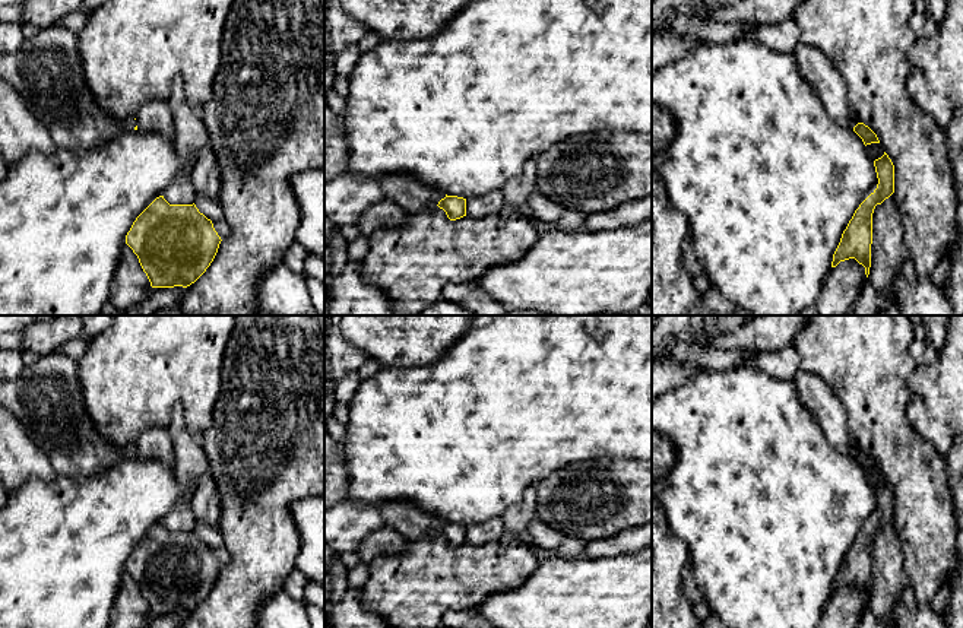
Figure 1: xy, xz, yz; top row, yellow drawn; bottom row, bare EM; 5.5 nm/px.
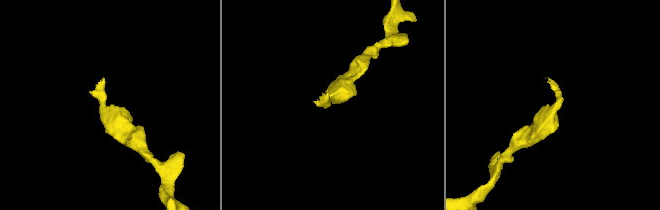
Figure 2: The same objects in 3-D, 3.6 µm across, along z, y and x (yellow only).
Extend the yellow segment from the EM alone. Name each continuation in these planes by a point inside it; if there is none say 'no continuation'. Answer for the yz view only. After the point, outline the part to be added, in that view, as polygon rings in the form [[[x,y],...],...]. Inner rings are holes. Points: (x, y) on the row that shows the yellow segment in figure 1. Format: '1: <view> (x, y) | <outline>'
no continuation

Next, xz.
1: xz (409, 193) | [[[402,172],[383,174],[377,178],[377,183],[383,200],[395,202],[408,212],[431,207],[446,197],[441,190],[422,184],[419,180]]]

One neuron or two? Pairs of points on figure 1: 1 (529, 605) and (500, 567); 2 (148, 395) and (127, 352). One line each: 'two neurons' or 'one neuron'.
1: two neurons
2: one neuron

